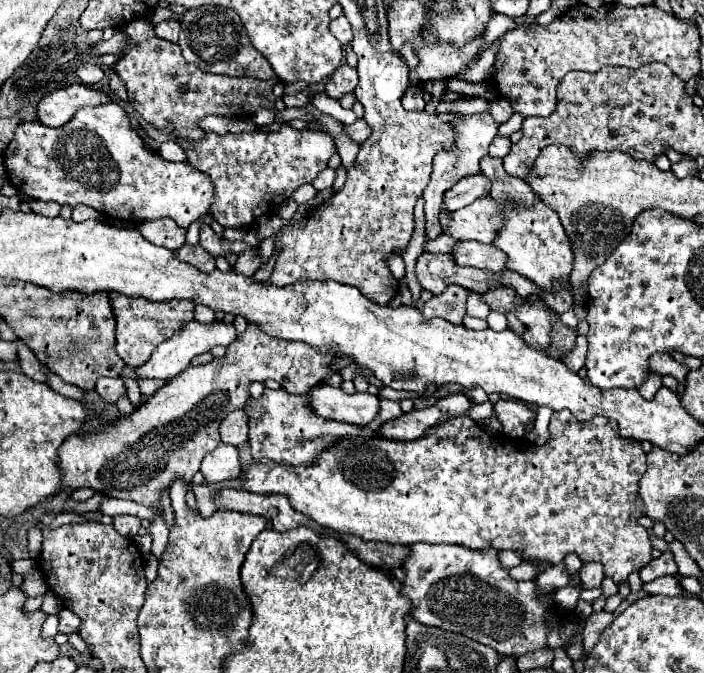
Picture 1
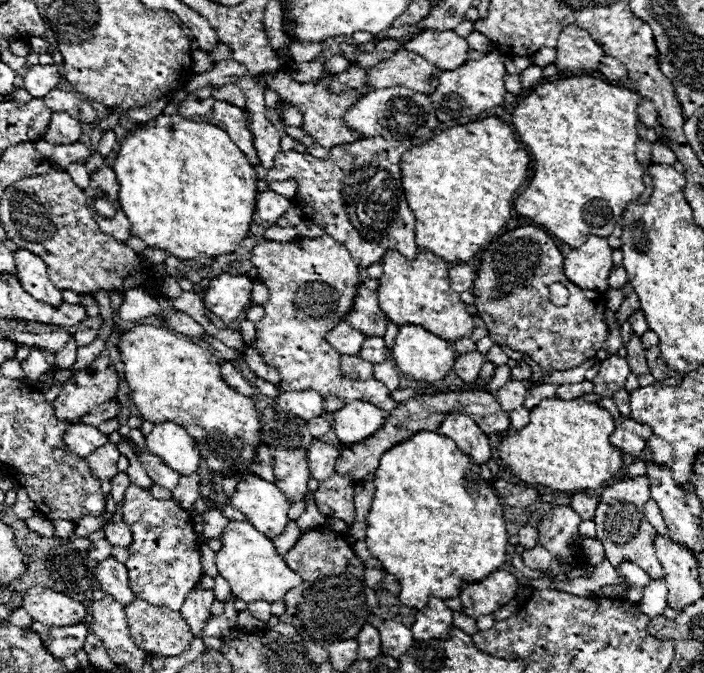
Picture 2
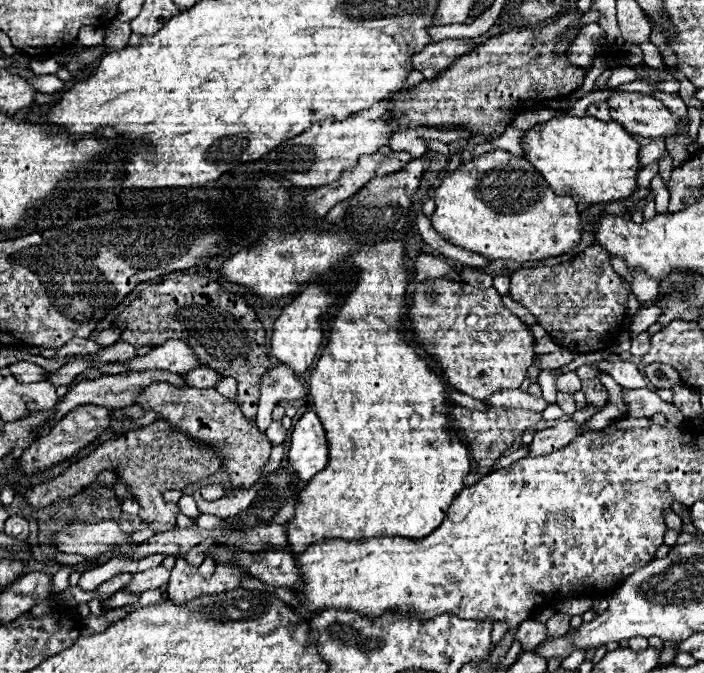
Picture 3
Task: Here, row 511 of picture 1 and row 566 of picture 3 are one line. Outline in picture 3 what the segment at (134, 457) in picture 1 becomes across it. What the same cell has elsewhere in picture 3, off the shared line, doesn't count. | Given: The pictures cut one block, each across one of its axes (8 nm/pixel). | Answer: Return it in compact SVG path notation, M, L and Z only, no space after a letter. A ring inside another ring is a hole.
M156 566L156 568L148 568L144 572L132 574L132 580L124 586L124 590L128 590L134 596L140 596L146 590L156 590L160 586L164 586L170 578L170 570L166 570L164 566Z

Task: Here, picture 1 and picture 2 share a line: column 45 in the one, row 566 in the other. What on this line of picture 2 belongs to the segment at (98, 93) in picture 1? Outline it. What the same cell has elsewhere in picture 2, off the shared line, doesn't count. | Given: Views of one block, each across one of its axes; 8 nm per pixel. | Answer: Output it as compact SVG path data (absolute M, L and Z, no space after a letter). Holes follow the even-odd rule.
M112 556L98 562L96 580L102 586L102 590L106 594L114 596L114 600L118 600L122 606L128 606L128 604L132 604L132 600L136 600L136 596L128 588L128 570L126 570L126 566L116 562Z

